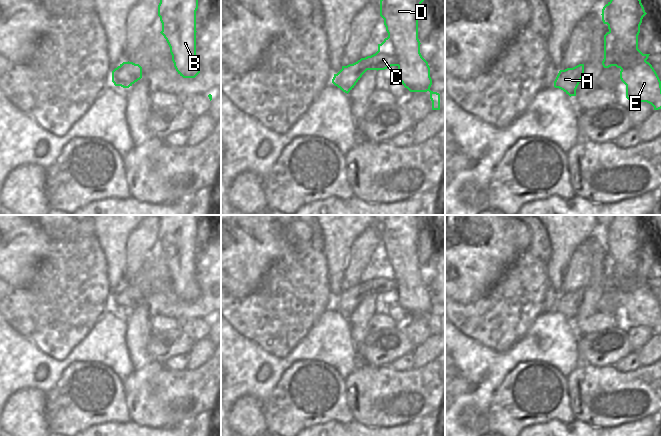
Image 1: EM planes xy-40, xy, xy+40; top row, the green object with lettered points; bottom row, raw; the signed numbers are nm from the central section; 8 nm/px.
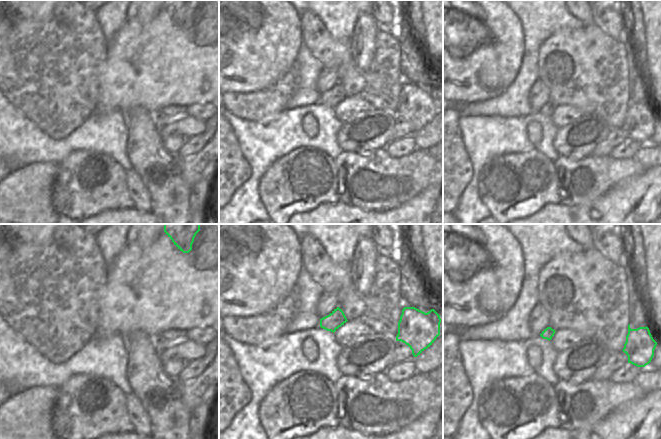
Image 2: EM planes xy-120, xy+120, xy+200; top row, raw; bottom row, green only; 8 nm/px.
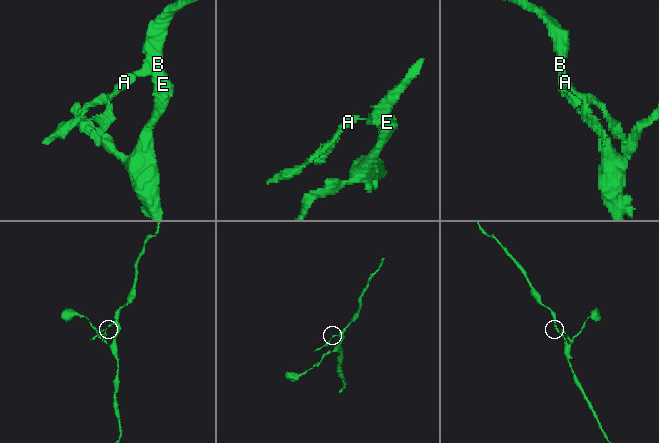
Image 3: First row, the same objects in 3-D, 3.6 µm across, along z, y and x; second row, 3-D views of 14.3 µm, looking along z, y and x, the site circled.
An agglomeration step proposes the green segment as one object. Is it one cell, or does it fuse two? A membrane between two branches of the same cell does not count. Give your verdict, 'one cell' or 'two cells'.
two cells

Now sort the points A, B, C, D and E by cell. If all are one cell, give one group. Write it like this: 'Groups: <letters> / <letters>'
Groups: A C / B D E

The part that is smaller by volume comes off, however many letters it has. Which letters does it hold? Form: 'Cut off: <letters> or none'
Cut off: A, C

